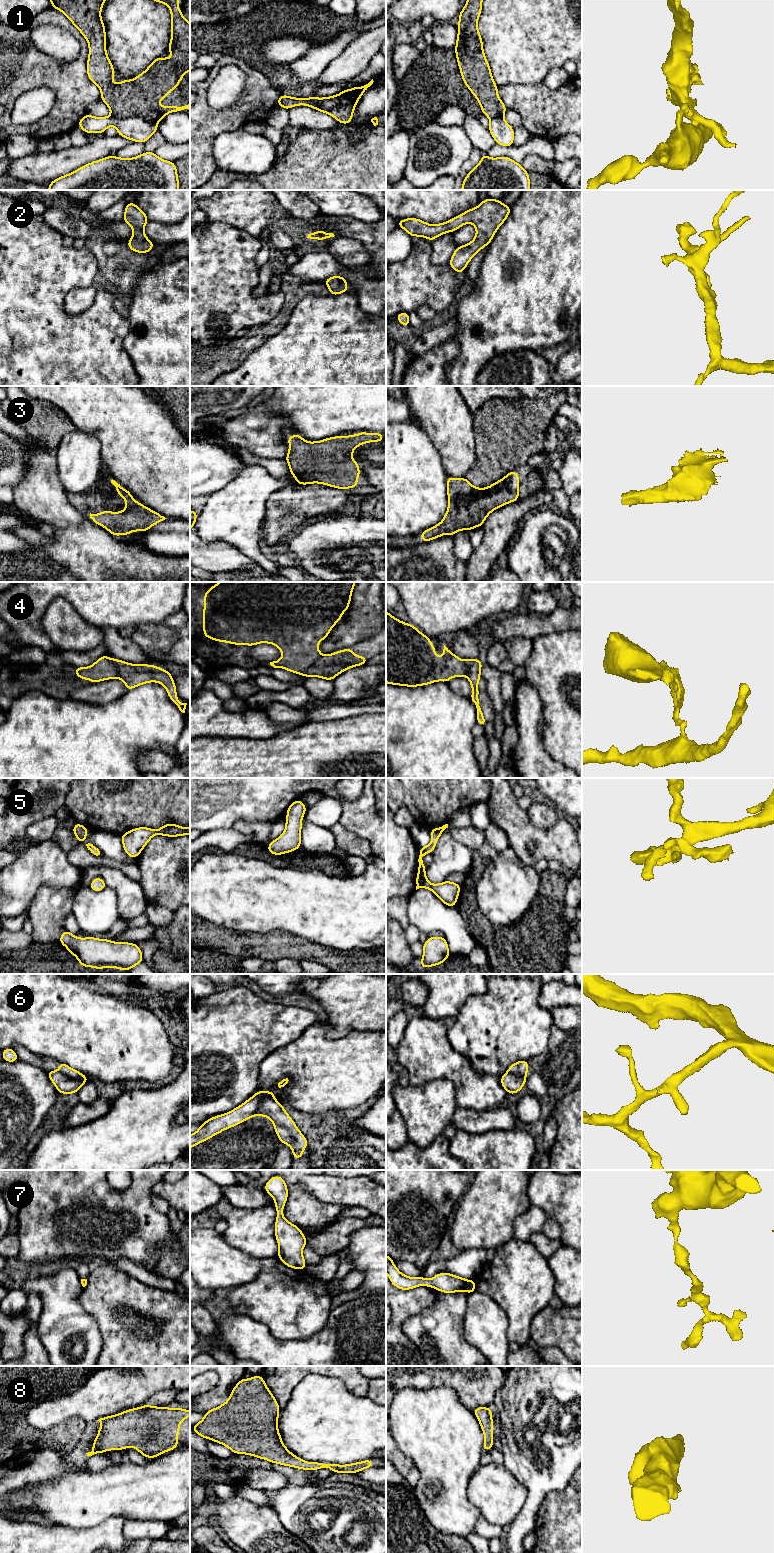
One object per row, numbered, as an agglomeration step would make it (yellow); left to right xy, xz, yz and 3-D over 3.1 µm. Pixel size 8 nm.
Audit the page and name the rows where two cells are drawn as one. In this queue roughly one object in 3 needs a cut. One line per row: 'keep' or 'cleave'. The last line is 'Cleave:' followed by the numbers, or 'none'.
1: cleave
2: keep
3: keep
4: cleave
5: keep
6: cleave
7: keep
8: keep
Cleave: 1, 4, 6

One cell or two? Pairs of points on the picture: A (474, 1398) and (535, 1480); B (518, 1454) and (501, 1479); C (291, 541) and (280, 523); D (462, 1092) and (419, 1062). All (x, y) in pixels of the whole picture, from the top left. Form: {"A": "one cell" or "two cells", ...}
{"A": "two cells", "B": "two cells", "C": "two cells", "D": "one cell"}

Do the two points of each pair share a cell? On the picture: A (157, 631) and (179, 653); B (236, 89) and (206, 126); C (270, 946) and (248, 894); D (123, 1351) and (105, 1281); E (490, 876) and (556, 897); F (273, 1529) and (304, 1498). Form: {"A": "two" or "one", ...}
{"A": "one", "B": "two", "C": "two", "D": "one", "E": "two", "F": "two"}

